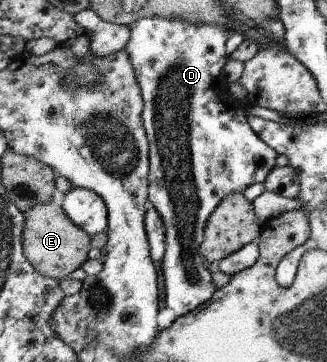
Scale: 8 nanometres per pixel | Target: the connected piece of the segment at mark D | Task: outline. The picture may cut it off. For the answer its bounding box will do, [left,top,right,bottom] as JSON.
[124,18,279,317]

